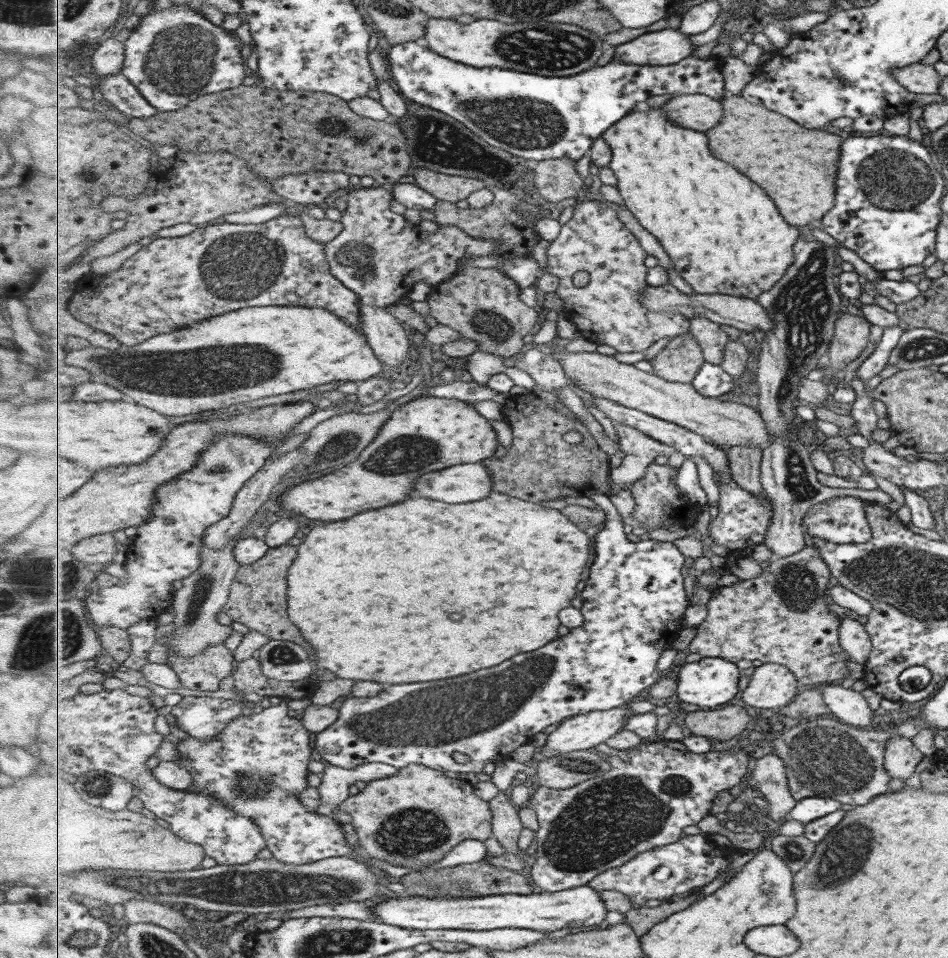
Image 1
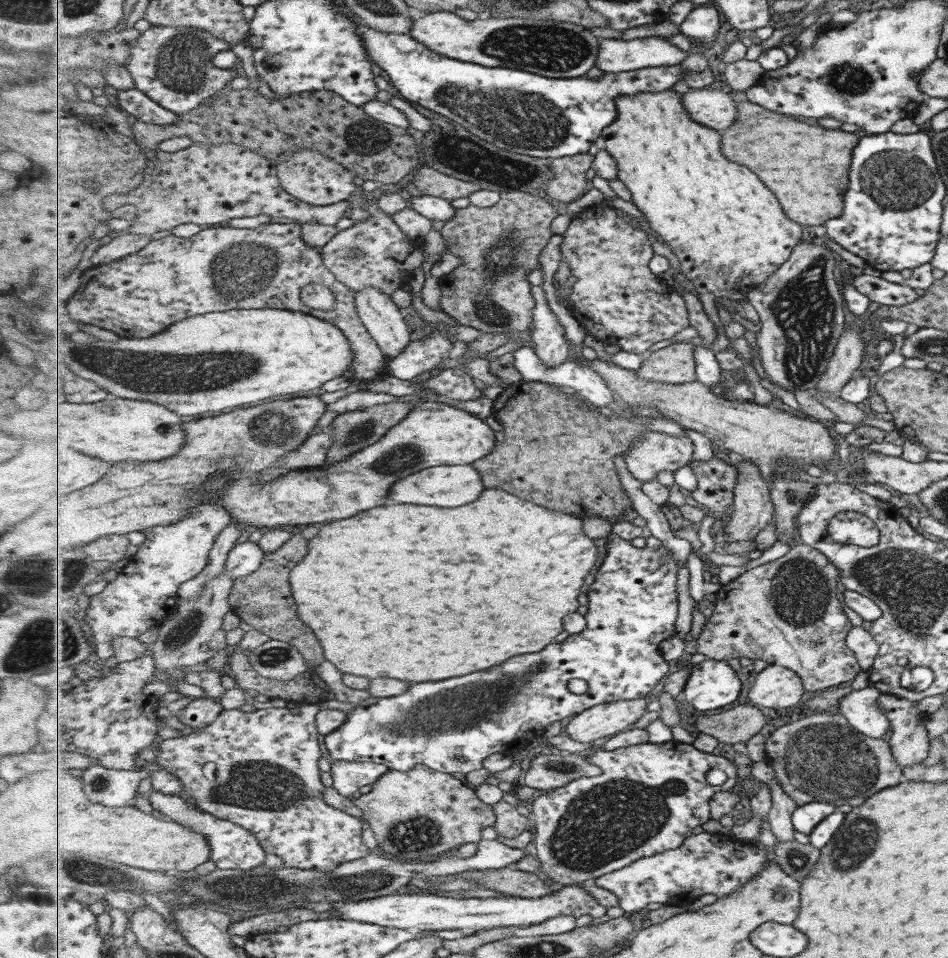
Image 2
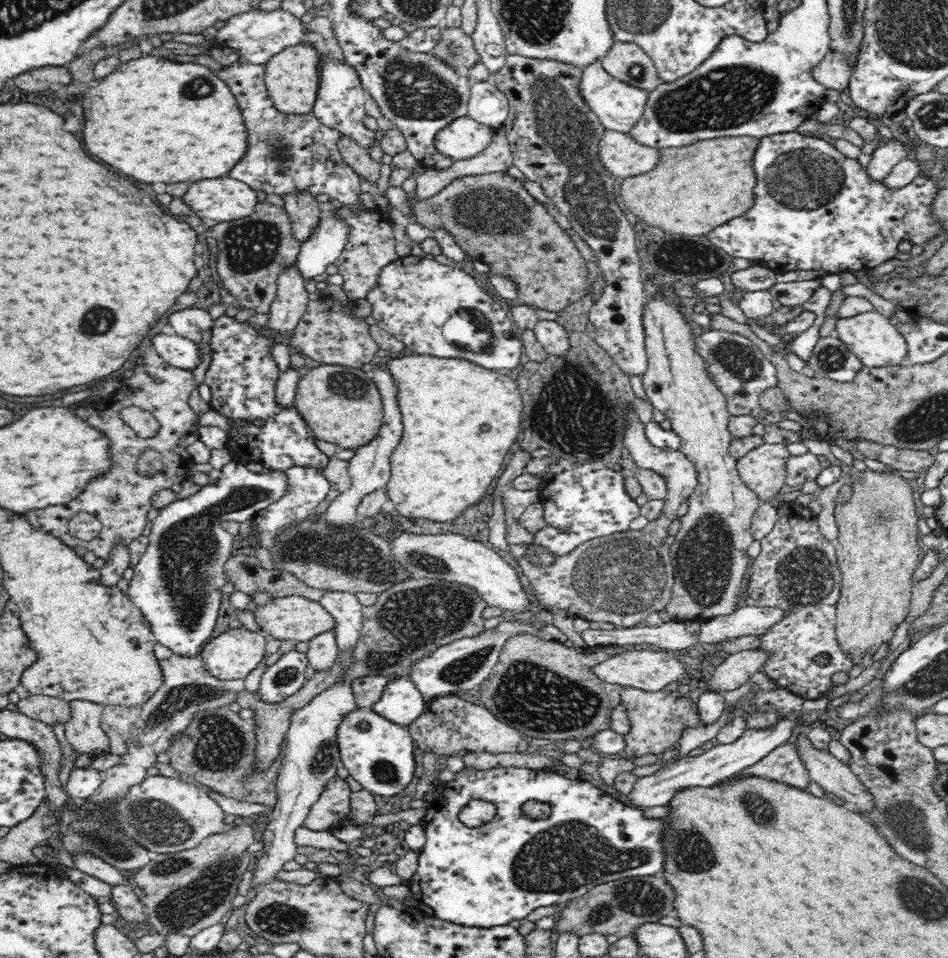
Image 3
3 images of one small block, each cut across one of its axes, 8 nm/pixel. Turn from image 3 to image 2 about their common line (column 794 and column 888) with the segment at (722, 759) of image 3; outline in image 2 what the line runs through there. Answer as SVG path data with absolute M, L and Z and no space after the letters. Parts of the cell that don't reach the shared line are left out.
M854 685L849 694L838 700L838 712L861 735L885 740L890 726L883 710L877 707L878 695L871 686L862 685L857 690Z

